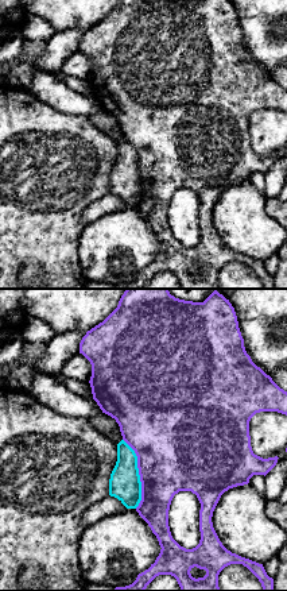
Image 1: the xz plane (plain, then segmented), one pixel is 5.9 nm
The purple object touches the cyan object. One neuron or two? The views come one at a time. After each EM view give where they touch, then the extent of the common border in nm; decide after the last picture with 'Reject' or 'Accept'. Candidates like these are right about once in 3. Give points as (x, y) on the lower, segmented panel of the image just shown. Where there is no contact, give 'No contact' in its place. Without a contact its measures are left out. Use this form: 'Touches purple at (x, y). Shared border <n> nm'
Touches purple at (139, 474). Shared border 420 nm

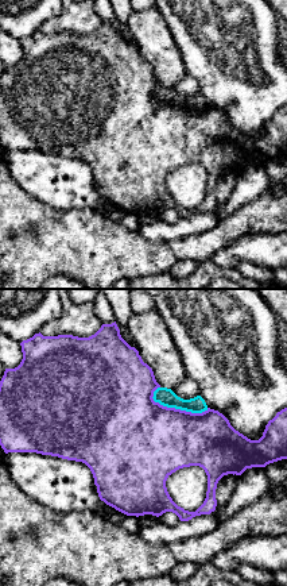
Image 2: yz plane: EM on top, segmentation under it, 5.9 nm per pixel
Touches purple at (177, 409). Shared border 360 nm

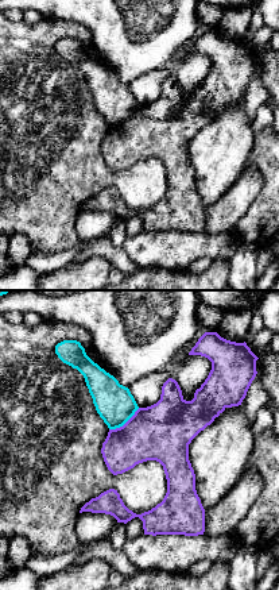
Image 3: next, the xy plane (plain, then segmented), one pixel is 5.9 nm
Touches purple at (126, 423). Shared border 220 nm

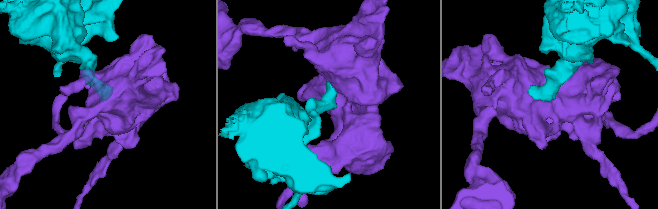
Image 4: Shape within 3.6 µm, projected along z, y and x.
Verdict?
Reject

